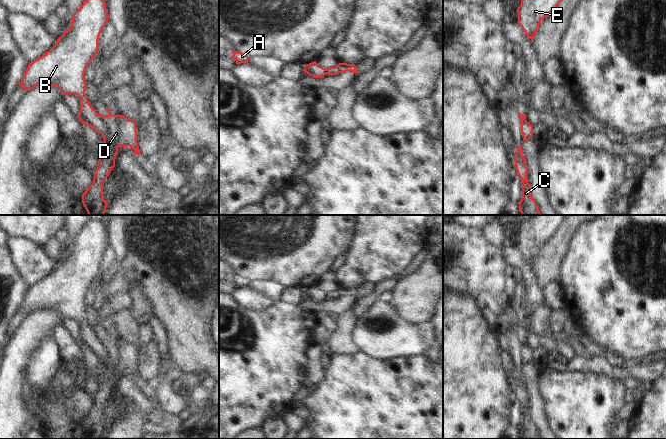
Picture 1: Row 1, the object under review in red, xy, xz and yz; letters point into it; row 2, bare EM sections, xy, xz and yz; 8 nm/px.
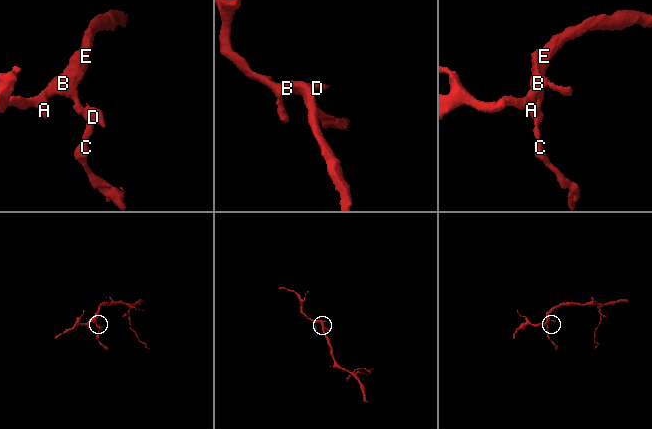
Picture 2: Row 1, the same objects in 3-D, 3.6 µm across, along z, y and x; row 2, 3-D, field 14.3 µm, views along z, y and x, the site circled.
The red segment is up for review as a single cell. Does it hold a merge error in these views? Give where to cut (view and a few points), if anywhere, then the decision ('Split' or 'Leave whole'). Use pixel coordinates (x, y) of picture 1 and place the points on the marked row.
Split along xy (99, 115), (106, 128), (106, 140), (104, 142). Split.

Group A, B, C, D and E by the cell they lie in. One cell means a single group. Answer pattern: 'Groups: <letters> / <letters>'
Groups: A B E / C D.

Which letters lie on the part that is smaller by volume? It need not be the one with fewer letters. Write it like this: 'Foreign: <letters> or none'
Foreign: C, D.

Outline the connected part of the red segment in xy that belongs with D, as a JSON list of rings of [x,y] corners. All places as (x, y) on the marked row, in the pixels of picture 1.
[[[107,109],[108,115],[100,114],[100,118],[107,128],[107,140],[104,142],[103,155],[98,160],[98,167],[94,171],[94,179],[89,188],[82,194],[82,203],[88,215],[104,215],[108,203],[103,198],[103,181],[109,176],[111,170],[115,167],[115,159],[118,148],[131,147],[135,155],[139,155],[139,147],[137,142],[136,122],[122,115],[113,115]]]

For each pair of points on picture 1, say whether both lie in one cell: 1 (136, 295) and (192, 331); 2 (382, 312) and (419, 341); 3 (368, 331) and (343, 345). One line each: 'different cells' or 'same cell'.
1: different cells
2: same cell
3: different cells

